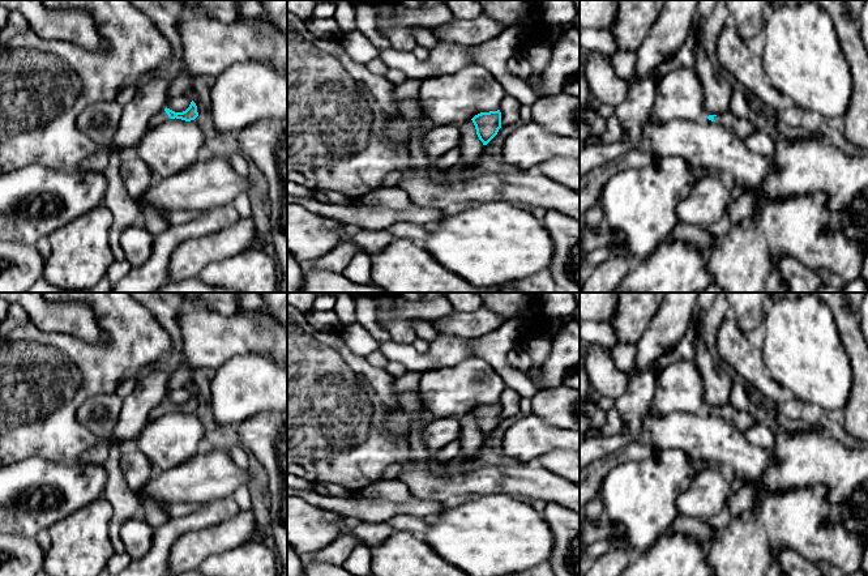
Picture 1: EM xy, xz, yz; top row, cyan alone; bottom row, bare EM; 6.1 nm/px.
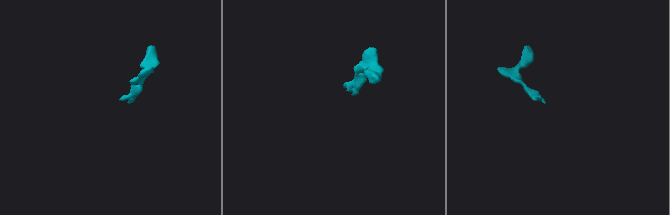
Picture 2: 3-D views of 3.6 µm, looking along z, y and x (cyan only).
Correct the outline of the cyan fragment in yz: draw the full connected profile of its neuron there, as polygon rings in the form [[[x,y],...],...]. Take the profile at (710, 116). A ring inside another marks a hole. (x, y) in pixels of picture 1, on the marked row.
[[[731,111],[721,115],[709,115],[705,118],[727,127],[741,140],[745,140],[754,131],[754,127],[748,120],[734,115]]]

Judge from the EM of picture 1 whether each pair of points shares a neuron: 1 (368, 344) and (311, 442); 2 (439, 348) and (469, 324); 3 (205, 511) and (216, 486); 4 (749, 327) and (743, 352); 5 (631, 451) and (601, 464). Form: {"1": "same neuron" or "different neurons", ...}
{"1": "different neurons", "2": "different neurons", "3": "different neurons", "4": "different neurons", "5": "same neuron"}

